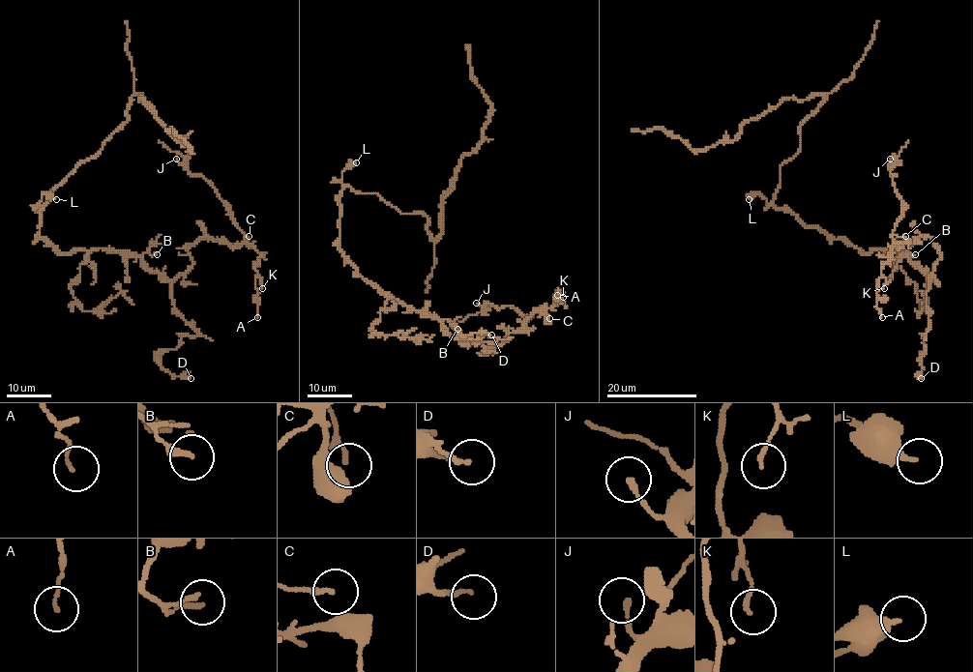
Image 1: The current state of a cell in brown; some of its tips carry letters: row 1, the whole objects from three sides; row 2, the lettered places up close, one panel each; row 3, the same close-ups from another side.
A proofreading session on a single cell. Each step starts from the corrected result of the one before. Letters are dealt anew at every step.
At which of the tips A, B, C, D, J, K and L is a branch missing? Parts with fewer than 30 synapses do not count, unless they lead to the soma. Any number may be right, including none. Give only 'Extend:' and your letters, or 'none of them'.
Extend: none of them

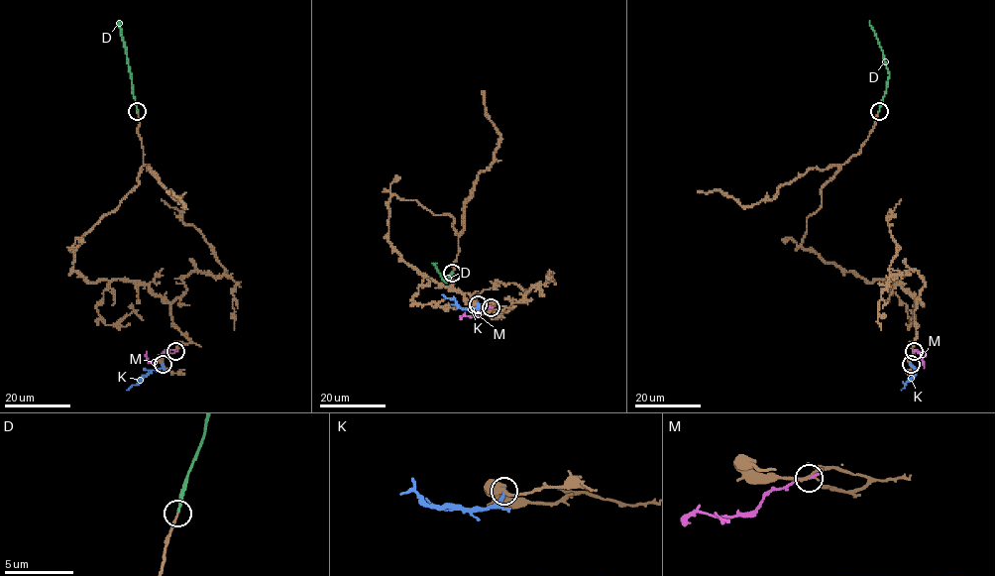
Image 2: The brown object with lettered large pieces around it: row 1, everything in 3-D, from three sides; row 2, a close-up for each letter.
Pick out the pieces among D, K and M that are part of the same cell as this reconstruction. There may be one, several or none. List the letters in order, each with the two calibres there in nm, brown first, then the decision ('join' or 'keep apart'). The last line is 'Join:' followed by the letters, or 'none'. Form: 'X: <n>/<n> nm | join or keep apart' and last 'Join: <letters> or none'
D: 150/190 nm | join
K: 300/240 nm | keep apart
M: 200/240 nm | keep apart
Join: D

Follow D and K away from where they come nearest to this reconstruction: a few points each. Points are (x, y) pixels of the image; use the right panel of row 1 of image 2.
D: (879, 111), (889, 71), (869, 21)
K: (910, 364), (915, 374), (901, 389)

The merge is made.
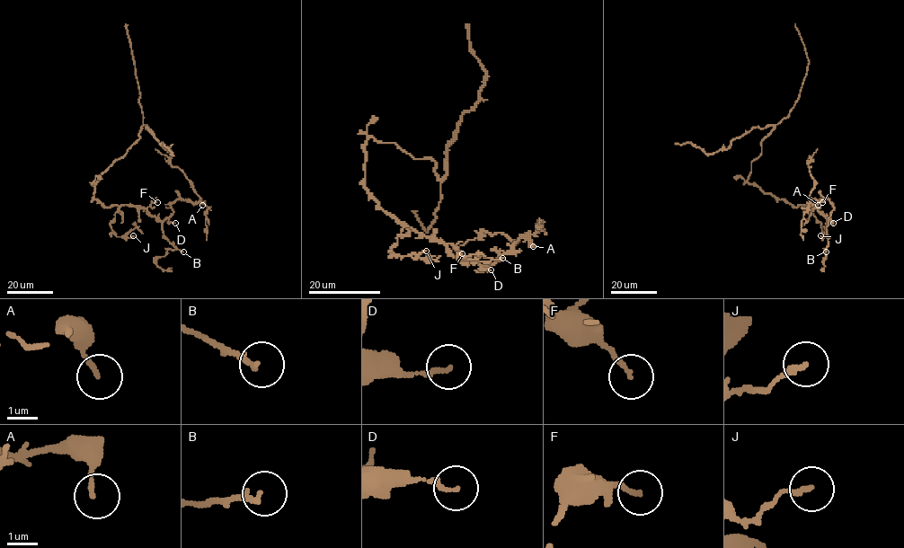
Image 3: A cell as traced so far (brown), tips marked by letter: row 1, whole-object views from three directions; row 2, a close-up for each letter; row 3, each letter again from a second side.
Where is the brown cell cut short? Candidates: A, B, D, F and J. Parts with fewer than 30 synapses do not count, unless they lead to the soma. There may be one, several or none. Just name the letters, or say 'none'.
B

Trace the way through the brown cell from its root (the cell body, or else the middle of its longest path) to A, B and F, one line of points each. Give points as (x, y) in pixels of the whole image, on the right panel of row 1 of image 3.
A: (775, 197), (794, 207), (814, 207), (828, 221), (833, 205), (828, 198), (810, 202), (818, 205)
B: (775, 197), (794, 207), (810, 205), (826, 217), (828, 225), (826, 251)
F: (775, 197), (794, 207), (810, 205), (816, 207), (818, 203), (822, 202)

